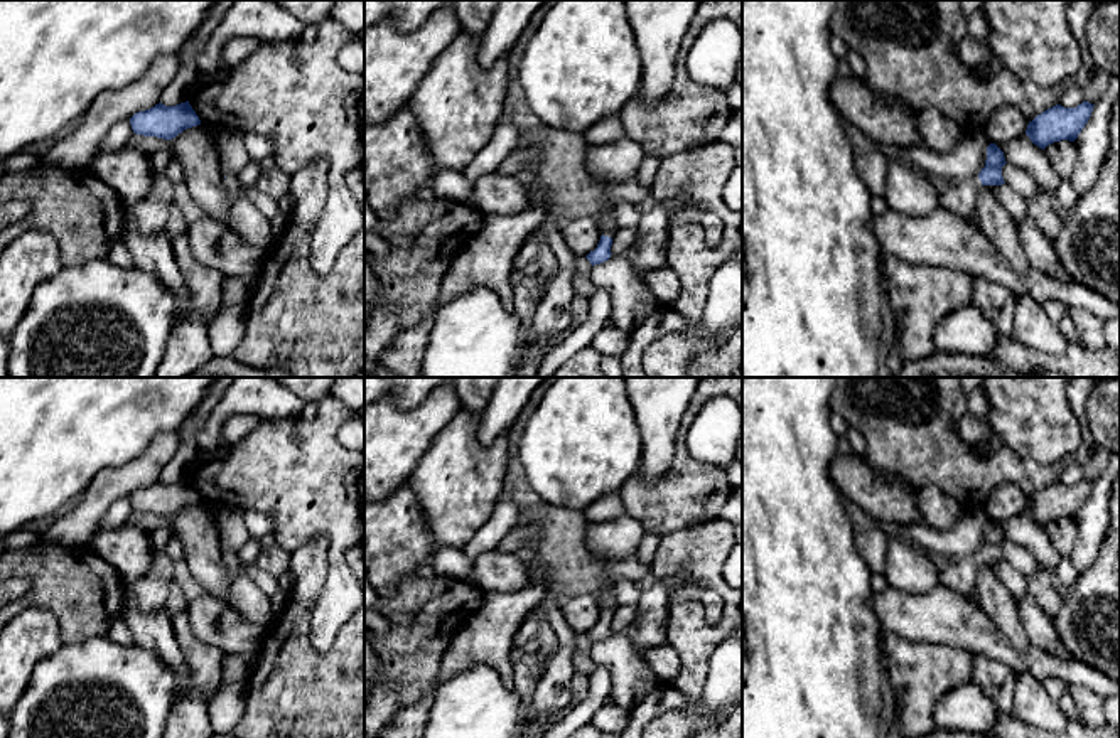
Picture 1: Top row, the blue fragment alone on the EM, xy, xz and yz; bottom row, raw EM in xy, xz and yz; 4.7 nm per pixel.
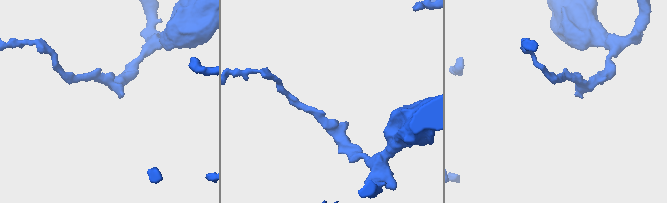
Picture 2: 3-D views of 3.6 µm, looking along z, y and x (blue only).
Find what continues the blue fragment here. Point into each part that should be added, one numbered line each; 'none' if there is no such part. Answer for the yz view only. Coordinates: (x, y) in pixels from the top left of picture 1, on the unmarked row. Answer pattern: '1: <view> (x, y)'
1: yz (960, 575)

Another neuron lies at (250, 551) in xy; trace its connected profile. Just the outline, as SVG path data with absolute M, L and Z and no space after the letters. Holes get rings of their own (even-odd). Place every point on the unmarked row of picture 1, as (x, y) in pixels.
M251 537L238 553L238 561L240 564L245 568L246 564L253 563L260 553L261 553L261 546L258 543L258 539Z

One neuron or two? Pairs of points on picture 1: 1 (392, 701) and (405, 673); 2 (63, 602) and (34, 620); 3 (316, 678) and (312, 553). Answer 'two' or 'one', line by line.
1: one
2: two
3: one

